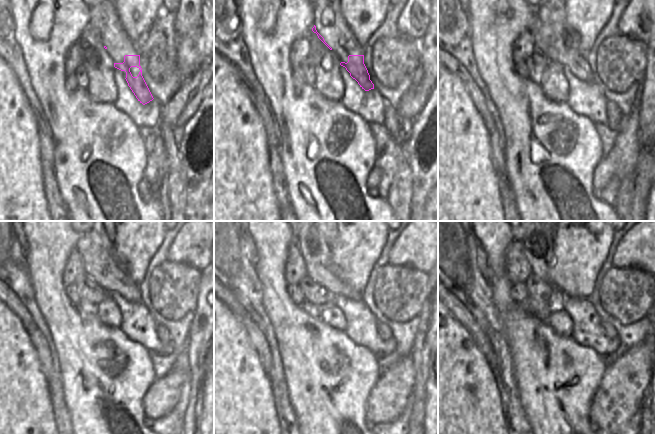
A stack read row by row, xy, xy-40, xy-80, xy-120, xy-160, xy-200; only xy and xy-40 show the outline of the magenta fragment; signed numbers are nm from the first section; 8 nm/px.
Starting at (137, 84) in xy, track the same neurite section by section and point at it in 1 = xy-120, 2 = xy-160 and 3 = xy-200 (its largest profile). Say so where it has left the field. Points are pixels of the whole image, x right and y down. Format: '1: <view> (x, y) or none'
1: xy-120 (98, 264)
2: xy-160 (314, 247)
3: xy-200 (538, 243)

